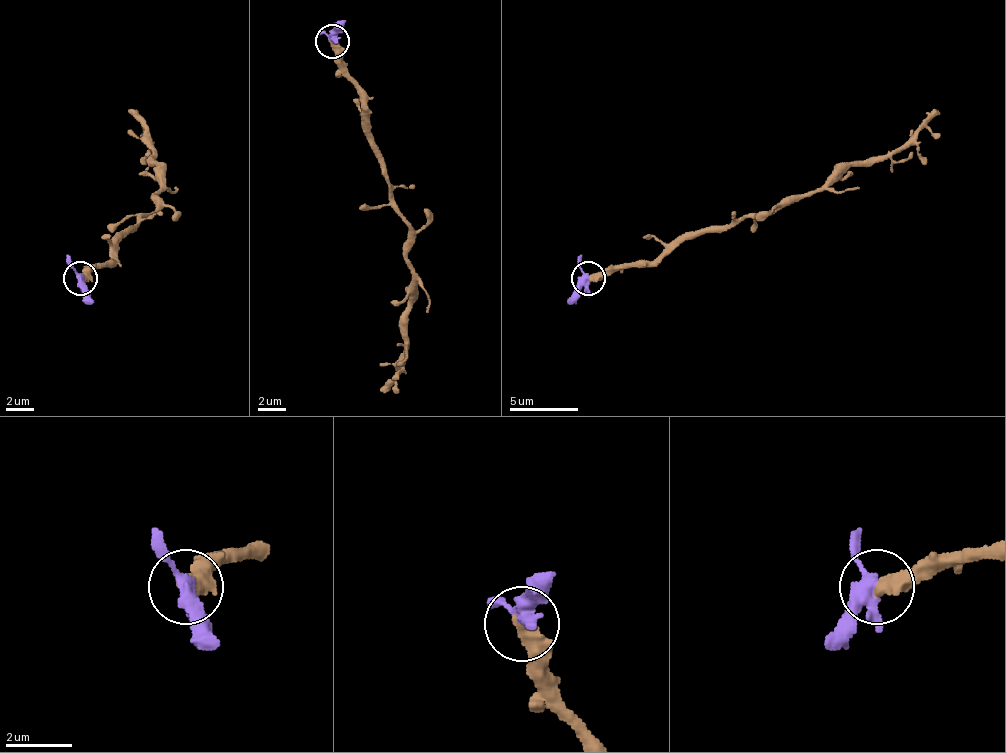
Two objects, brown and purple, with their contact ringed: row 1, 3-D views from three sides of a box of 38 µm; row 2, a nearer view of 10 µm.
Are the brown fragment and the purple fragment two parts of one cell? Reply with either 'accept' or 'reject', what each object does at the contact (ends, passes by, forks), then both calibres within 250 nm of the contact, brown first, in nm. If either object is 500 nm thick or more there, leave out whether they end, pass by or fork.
accept; brown ends; purple forks; calibres 480 and 340 nm

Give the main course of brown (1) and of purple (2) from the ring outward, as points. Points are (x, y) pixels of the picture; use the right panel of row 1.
1: (589, 279), (640, 262), (657, 262), (688, 238), (811, 197), (852, 166), (889, 160), (937, 108)
2: (589, 279), (568, 303)

